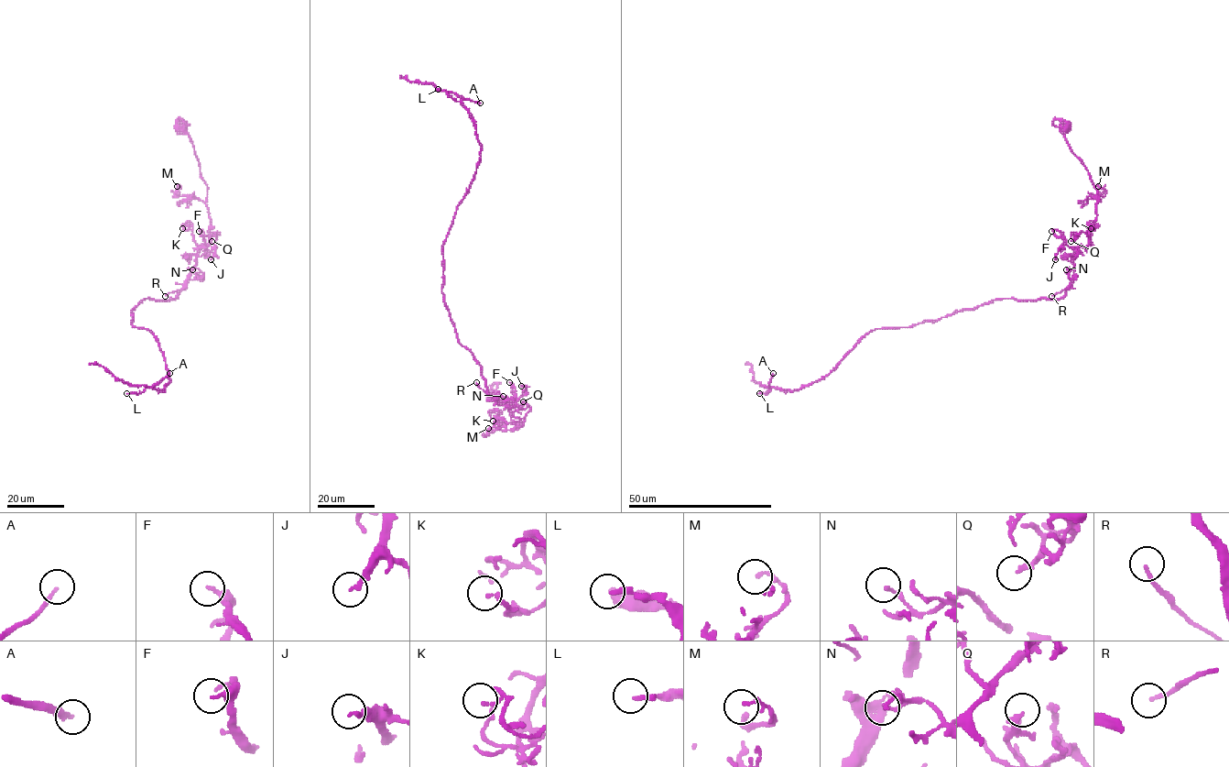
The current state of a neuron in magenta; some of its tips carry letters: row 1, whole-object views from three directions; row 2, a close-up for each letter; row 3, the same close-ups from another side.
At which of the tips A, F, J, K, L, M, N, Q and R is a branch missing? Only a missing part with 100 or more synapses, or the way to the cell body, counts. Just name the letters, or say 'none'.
A

